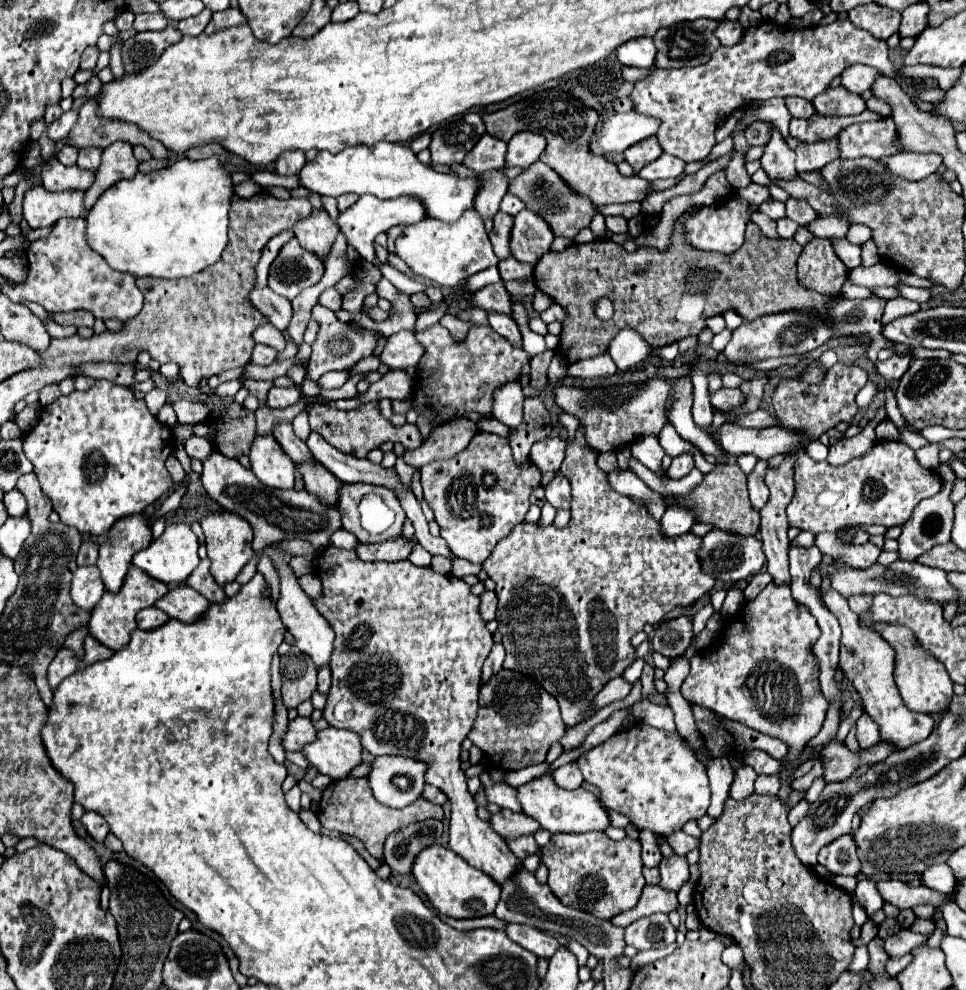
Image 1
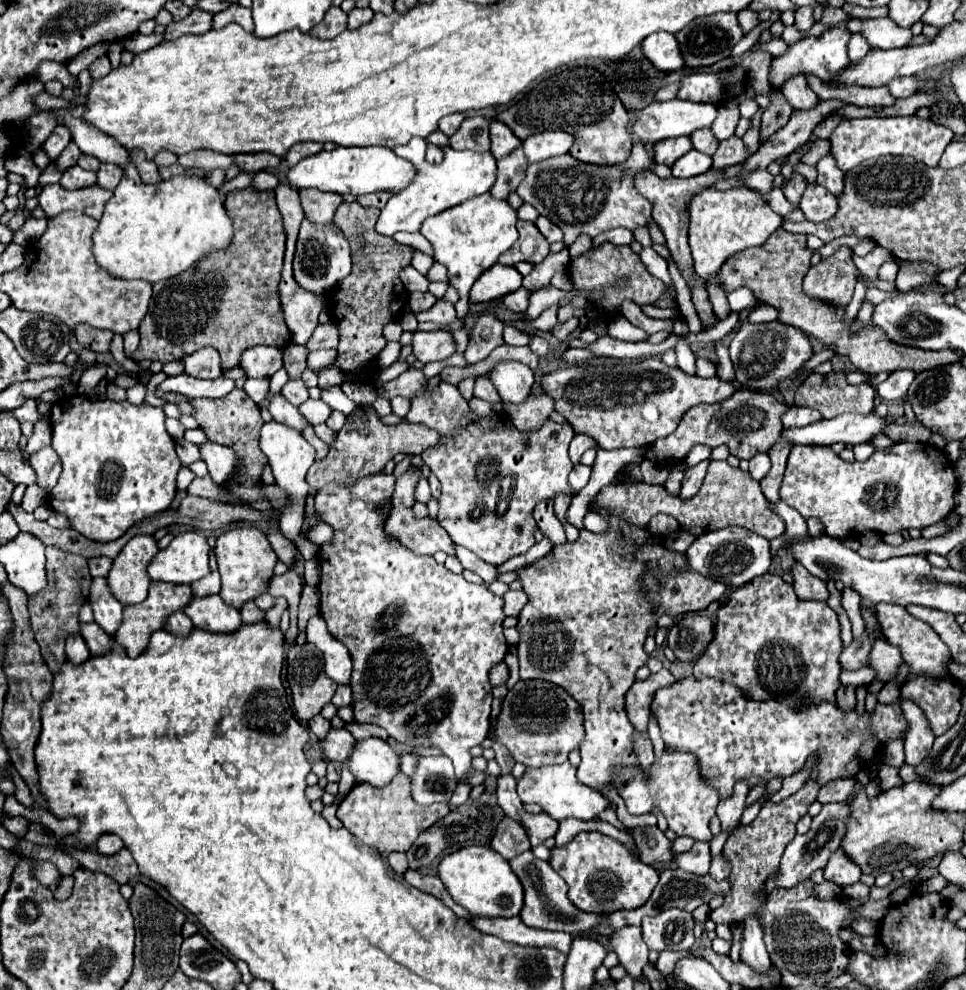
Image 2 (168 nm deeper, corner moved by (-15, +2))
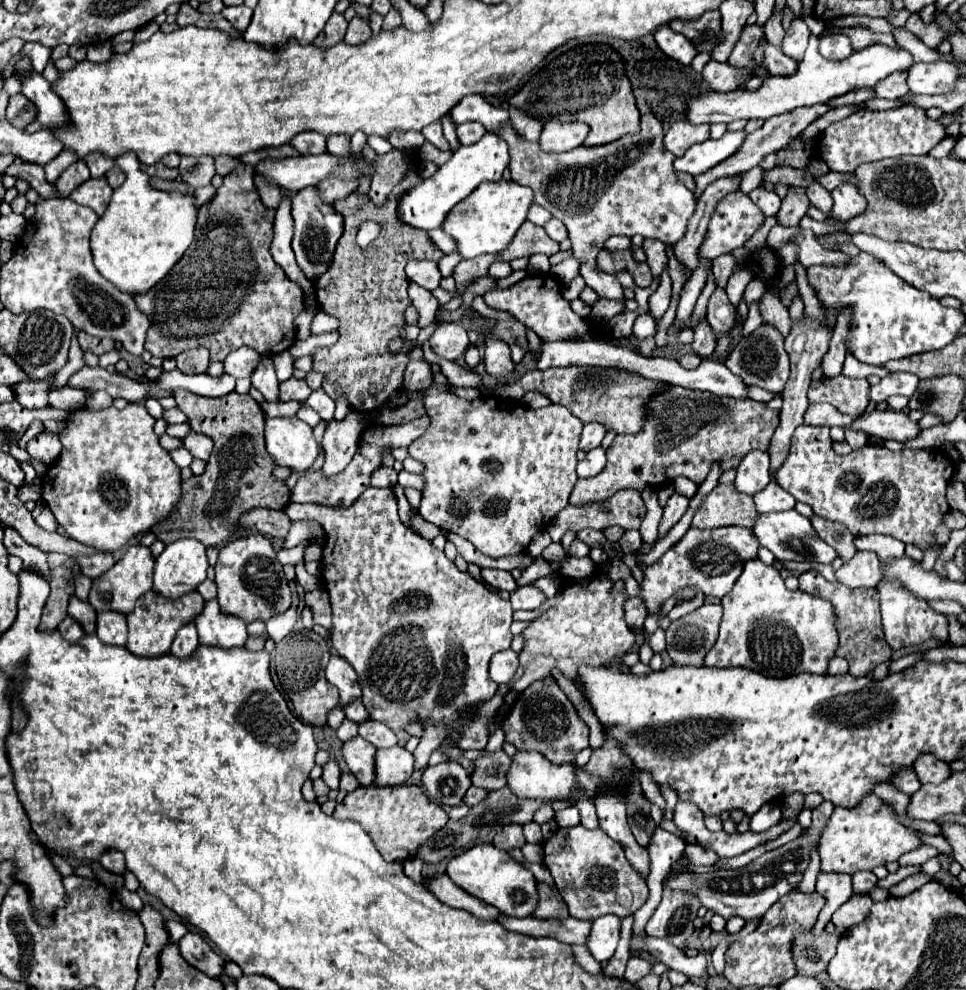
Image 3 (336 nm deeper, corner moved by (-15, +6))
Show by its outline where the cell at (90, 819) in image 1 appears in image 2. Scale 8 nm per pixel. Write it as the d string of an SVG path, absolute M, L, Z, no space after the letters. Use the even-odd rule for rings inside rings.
M104 834L100 836L100 840L96 842L96 848L98 848L98 854L104 854L104 856L112 856L112 854L118 854L120 848L124 848L122 840L114 834Z

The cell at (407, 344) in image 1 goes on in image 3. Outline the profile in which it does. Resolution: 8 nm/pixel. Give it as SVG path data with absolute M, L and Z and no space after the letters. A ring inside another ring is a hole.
M442 322L428 338L428 342L430 342L430 348L440 358L446 358L446 360L458 360L470 346L466 328L460 322Z

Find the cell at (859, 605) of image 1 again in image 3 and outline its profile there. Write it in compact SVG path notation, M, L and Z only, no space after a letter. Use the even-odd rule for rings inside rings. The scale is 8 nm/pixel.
M882 586L880 592L880 608L882 608L882 626L886 634L886 642L892 650L900 650L906 646L918 646L930 638L936 638L940 642L948 640L948 622L944 614L938 614L932 610L926 602L920 602L920 598L912 598L906 590L896 590L896 586Z

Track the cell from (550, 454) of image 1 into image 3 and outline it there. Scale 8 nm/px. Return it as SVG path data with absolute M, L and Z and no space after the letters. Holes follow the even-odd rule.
M584 424L582 436L580 436L580 448L584 452L588 452L592 448L598 448L602 438L604 438L604 434L606 434L604 426L600 426L600 424Z

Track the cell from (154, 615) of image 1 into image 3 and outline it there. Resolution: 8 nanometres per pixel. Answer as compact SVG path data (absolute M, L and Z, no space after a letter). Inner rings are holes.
M186 622L178 632L176 632L176 638L172 642L172 652L174 656L180 656L180 658L186 658L190 656L198 646L198 632L196 632L196 626L194 622Z

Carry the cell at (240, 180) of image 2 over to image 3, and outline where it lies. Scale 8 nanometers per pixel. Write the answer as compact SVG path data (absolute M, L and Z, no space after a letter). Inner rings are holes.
M208 184L208 186L204 186L204 188L194 190L194 194L196 194L196 204L202 206L202 204L206 204L206 202L216 194L216 188L214 188L212 184Z

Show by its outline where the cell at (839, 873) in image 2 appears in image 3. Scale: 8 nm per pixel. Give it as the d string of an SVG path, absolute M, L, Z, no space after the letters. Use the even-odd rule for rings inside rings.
M822 872L818 876L816 882L816 892L824 894L826 898L826 906L820 912L820 922L830 922L830 916L844 904L850 900L852 892L852 876L850 874L826 874Z

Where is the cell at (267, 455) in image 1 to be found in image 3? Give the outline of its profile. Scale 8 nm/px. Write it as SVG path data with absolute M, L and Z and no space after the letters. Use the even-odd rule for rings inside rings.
M266 418L264 434L266 434L266 450L276 462L276 466L290 468L292 472L308 470L320 452L312 436L312 428L306 422L300 422L298 418Z

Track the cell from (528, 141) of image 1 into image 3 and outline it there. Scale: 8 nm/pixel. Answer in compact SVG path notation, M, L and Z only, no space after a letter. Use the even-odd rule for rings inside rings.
M550 120L544 124L540 134L540 148L544 152L566 152L584 142L588 126L582 122L556 122Z

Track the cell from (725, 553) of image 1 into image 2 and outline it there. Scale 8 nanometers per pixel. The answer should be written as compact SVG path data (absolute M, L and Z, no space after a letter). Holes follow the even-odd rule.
M722 528L722 530L700 534L692 542L692 546L686 550L684 556L688 558L690 570L694 570L706 578L712 578L716 582L724 582L726 586L738 588L738 586L750 582L752 578L768 572L770 542L744 528Z

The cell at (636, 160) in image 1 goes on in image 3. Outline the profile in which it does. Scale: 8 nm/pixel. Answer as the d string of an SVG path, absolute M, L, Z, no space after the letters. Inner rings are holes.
M674 122L664 136L664 146L674 156L684 156L684 152L698 142L708 140L710 126L688 126L688 122Z

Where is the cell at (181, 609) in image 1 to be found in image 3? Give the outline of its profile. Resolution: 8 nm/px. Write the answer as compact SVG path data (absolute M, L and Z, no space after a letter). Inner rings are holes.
M206 600L202 612L194 620L200 636L200 644L208 646L220 646L220 648L232 648L232 646L244 646L246 644L246 622L224 614L214 600Z

